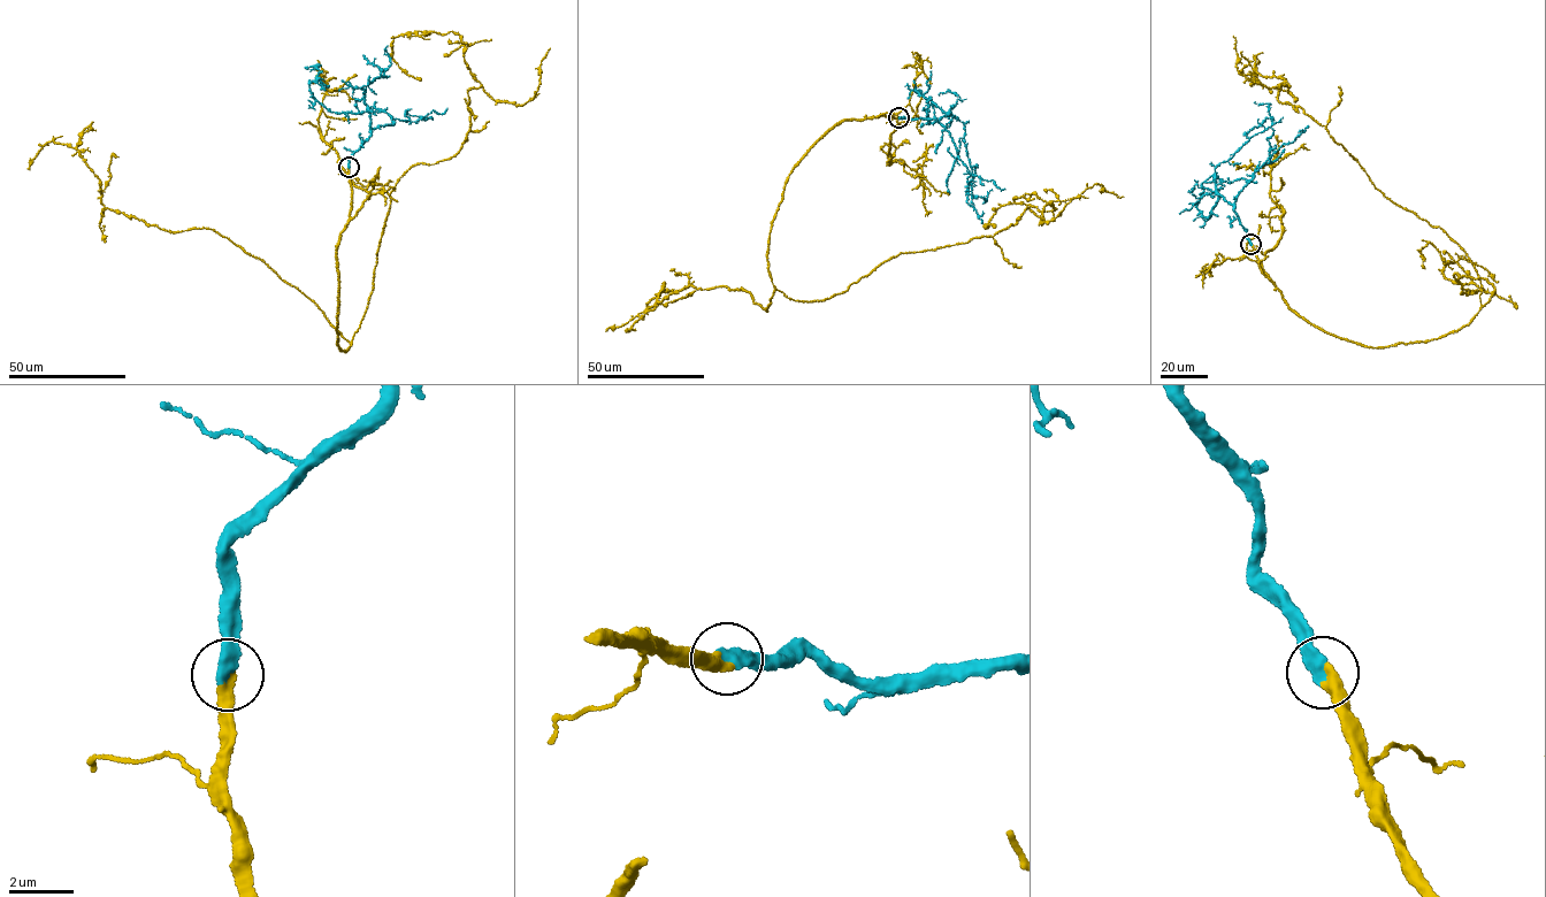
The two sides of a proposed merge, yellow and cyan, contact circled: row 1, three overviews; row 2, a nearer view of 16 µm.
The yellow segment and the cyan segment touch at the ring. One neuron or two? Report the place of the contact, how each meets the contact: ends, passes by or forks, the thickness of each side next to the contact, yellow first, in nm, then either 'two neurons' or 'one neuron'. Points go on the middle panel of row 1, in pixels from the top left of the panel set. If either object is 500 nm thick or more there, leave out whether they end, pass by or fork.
(898, 117) | yellow ends | cyan ends | 400/440 nm | one neuron

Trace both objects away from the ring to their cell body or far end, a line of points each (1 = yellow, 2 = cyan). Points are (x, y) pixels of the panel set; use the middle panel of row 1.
1: (898, 117), (847, 120), (794, 167), (774, 288), (827, 299), (901, 253), (1055, 209), (1005, 204), (995, 224)
2: (898, 117), (938, 120), (950, 113), (965, 129), (972, 193), (986, 201), (992, 189)

